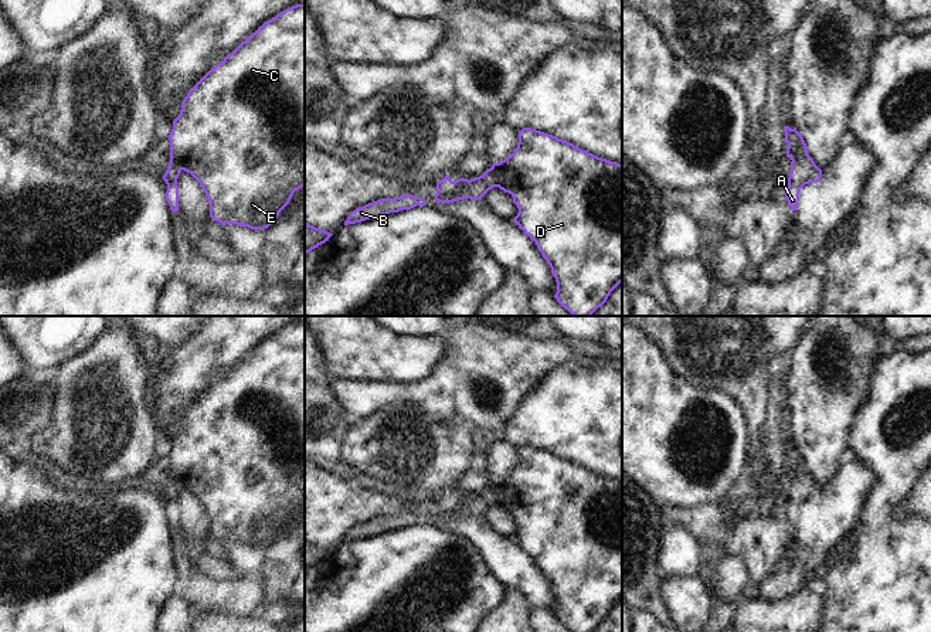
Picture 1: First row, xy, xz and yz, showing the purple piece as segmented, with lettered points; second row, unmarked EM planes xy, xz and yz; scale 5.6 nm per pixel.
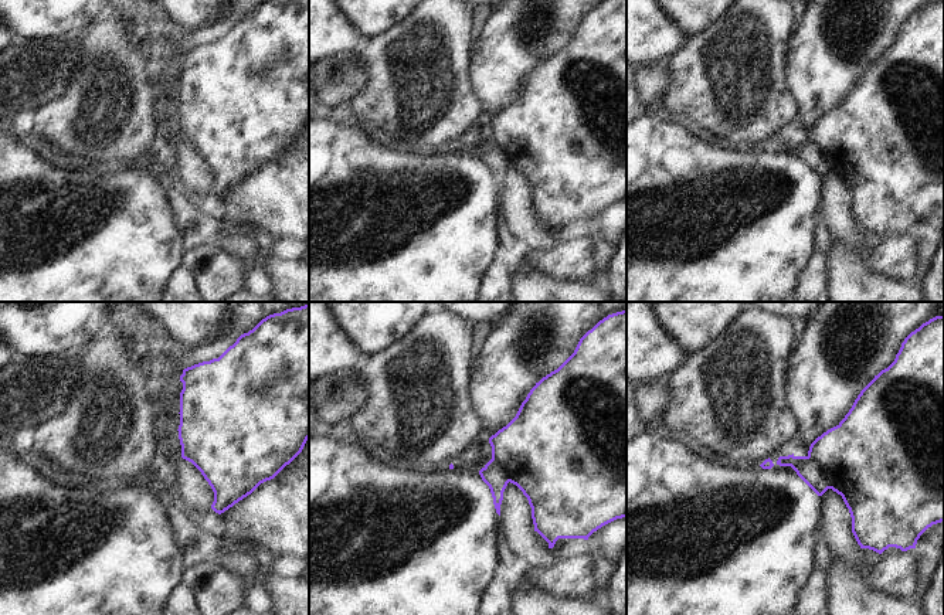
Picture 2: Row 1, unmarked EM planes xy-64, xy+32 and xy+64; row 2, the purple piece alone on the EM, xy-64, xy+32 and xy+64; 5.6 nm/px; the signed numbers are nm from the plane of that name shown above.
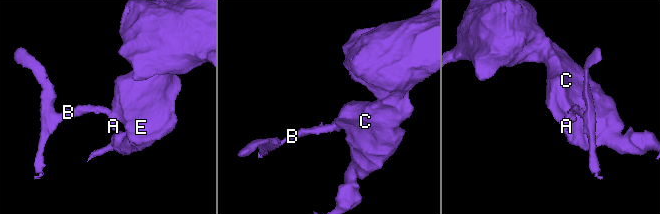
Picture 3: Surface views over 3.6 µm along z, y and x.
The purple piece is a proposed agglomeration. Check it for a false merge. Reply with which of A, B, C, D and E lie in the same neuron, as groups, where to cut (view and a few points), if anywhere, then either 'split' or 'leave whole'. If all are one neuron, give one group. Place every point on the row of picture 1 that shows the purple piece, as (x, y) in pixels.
A B / C D E | xz (491, 167), (496, 186) | split

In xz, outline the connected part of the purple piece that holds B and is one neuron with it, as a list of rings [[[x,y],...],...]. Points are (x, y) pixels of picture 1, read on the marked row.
[[[404,194],[394,198],[381,198],[351,211],[344,221],[344,225],[361,222],[370,218],[380,218],[401,210],[411,210],[417,205],[425,205],[425,200],[412,194]]]

